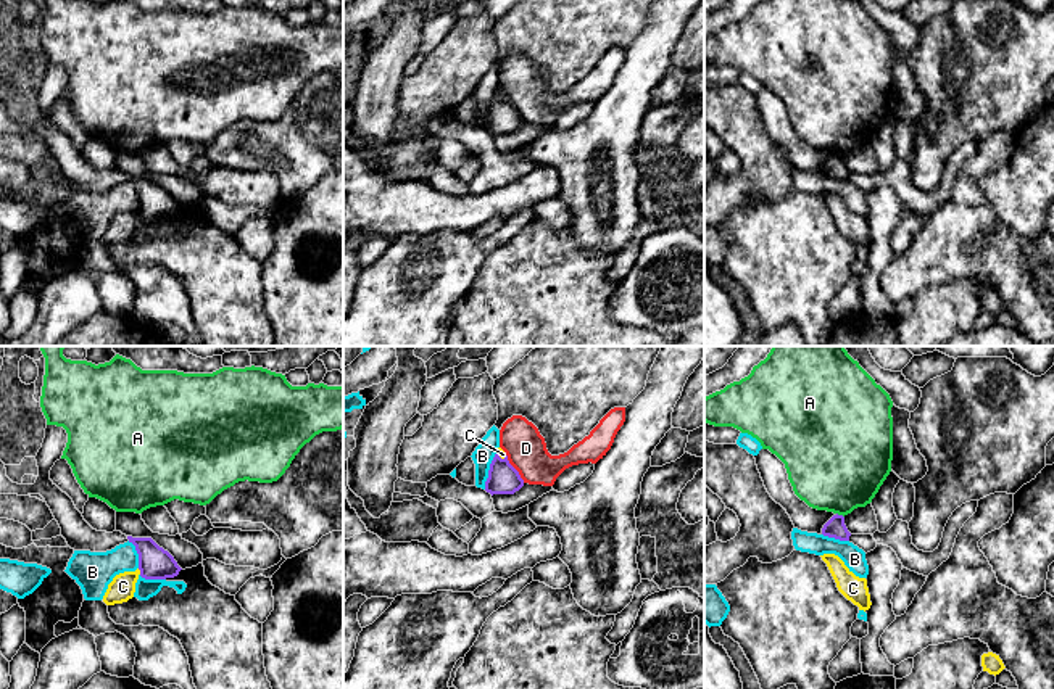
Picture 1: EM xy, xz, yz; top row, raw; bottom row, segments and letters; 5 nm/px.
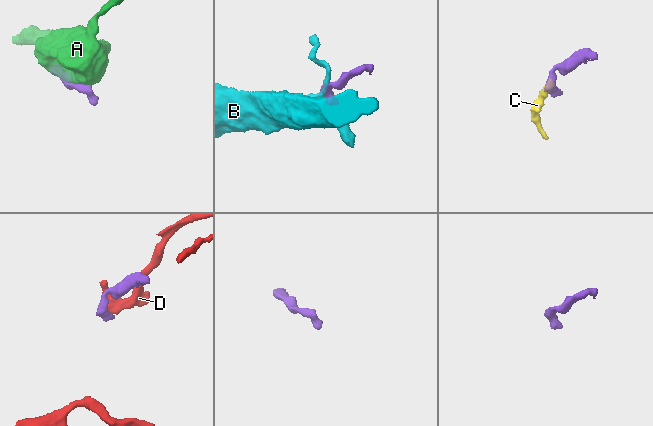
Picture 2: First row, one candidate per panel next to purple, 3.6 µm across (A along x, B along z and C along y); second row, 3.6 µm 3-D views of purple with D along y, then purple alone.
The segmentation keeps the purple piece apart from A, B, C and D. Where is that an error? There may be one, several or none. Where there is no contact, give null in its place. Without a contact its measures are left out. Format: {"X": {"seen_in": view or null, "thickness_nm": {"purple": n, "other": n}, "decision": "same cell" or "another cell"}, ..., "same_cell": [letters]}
{"A": {"seen_in": "yz", "thickness_nm": {"purple": 100, "other": 460}, "decision": "another cell"}, "B": {"seen_in": "xz", "thickness_nm": {"purple": 160, "other": 100}, "decision": "another cell"}, "C": {"seen_in": "xy", "thickness_nm": {"purple": 160, "other": 130}, "decision": "another cell"}, "D": {"seen_in": "xz", "thickness_nm": {"purple": 160, "other": 200}, "decision": "another cell"}, "same_cell": []}

